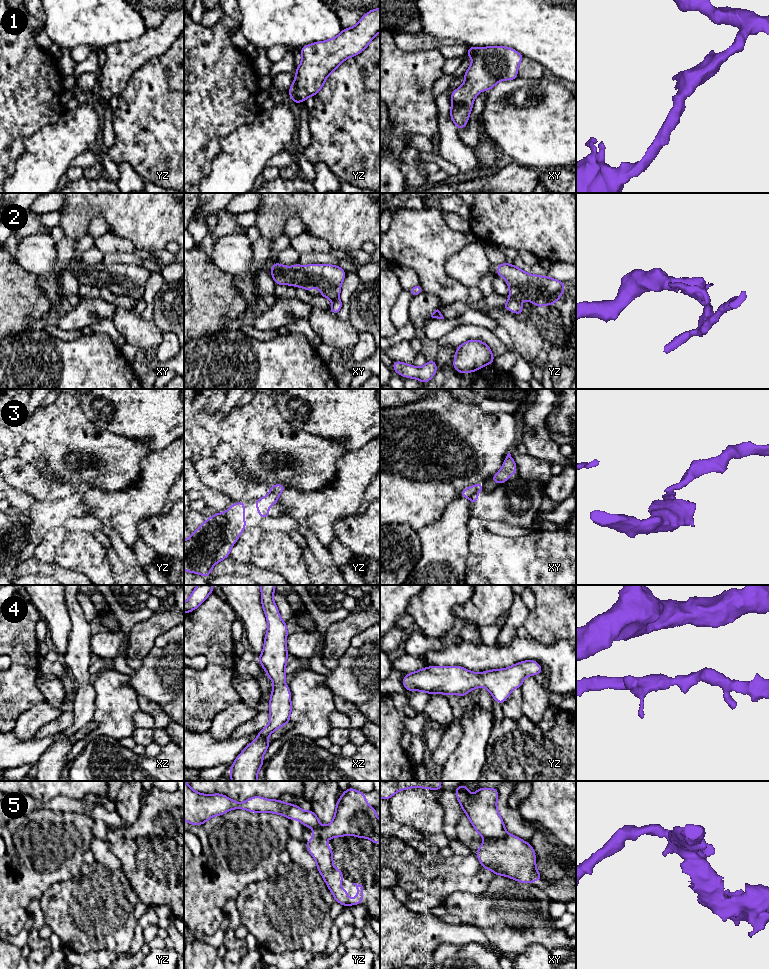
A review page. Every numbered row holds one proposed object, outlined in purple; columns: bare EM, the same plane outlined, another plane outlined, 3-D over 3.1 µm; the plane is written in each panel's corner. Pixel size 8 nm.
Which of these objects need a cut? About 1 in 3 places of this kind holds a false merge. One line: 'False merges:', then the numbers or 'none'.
False merges: 2, 3, 5

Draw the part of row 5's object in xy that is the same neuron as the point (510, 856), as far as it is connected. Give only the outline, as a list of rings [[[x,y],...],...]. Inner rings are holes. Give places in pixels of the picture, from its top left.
[[[508,834],[504,838],[489,838],[476,851],[482,868],[521,883],[533,883],[543,876],[536,870],[535,851],[529,842]]]

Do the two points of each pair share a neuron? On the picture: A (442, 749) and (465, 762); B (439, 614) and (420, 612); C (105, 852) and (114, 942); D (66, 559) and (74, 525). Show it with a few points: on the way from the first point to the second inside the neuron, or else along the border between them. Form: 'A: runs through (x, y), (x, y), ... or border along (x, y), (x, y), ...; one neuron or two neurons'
A: border along (461, 733), (457, 747), (442, 766); two neurons
B: runs through (434, 614), (432, 612), (425, 612); one neuron
C: border along (95, 861), (105, 865), (112, 871); two neurons
D: border along (70, 531), (85, 531), (92, 534); two neurons

